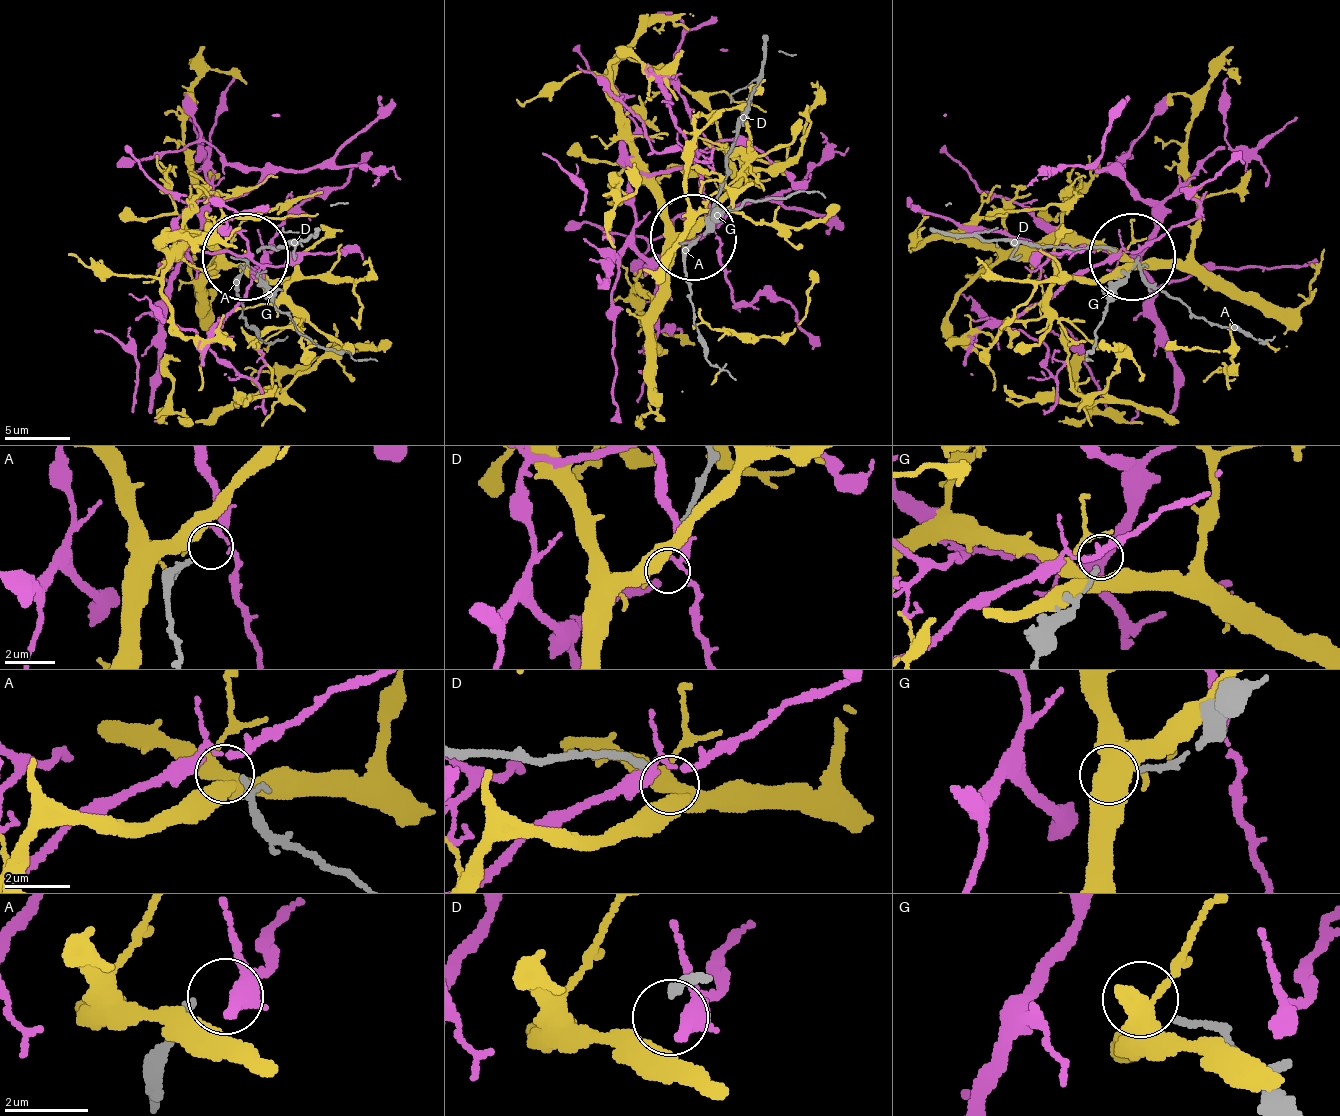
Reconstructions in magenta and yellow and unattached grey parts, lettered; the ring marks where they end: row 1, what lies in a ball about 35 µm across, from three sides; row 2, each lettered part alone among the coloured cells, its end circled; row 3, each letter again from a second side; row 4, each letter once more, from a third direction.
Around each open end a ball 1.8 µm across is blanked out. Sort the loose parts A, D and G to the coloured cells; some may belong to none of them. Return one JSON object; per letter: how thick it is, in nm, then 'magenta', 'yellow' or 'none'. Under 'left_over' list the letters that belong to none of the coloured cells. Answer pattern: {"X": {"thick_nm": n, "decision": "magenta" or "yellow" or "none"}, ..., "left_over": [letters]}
{"A": {"thick_nm": 140, "decision": "magenta"}, "D": {"thick_nm": 240, "decision": "none"}, "G": {"thick_nm": 160, "decision": "none"}, "left_over": ["D", "G"]}

